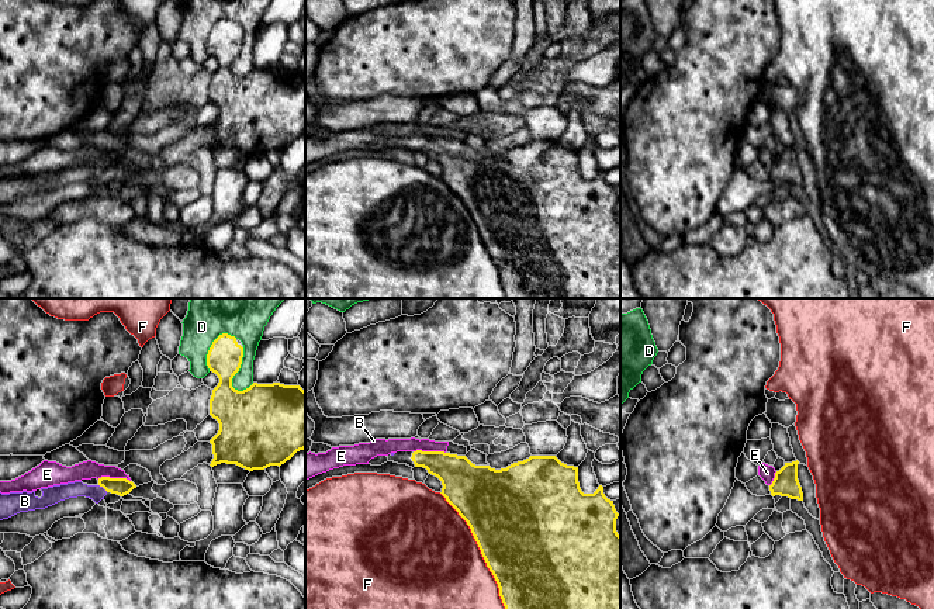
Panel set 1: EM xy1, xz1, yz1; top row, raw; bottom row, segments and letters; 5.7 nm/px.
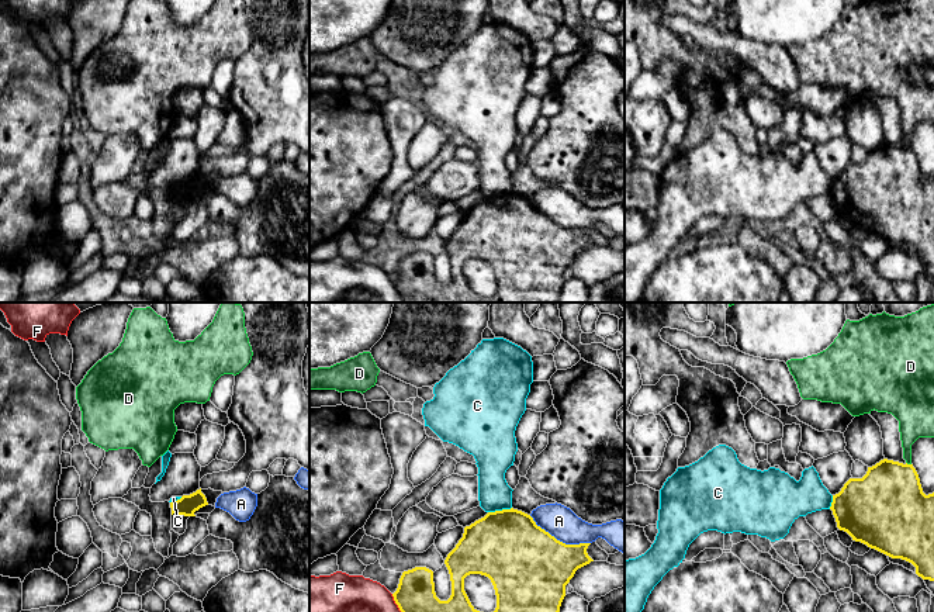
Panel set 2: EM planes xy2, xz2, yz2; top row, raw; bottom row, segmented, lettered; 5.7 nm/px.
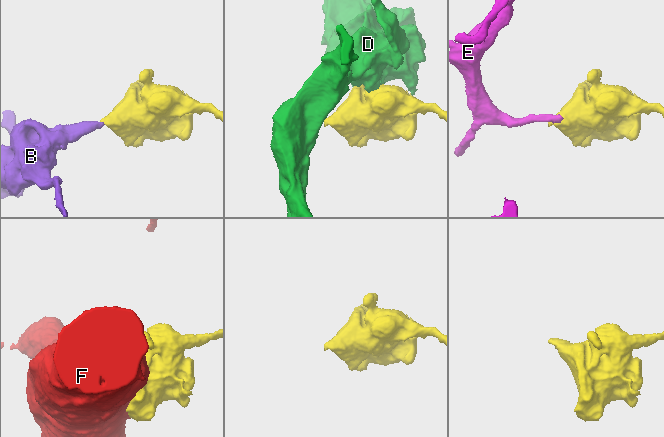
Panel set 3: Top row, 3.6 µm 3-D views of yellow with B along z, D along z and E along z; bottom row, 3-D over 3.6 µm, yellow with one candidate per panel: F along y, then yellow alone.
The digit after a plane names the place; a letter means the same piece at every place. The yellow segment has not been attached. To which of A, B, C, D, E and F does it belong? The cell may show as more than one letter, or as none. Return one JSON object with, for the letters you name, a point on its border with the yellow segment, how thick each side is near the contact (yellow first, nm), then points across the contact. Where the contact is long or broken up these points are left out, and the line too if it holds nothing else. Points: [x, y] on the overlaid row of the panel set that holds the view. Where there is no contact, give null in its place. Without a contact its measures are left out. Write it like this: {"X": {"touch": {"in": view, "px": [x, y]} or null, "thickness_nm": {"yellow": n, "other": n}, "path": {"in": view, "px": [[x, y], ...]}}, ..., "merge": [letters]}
{"B": {"touch": {"in": "xy1", "px": [103, 487]}, "thickness_nm": {"yellow": 100, "other": 100}, "path": {"in": "xy1", "px": [[121, 487], [103, 487], [72, 490]]}}, "merge": ["B"]}

